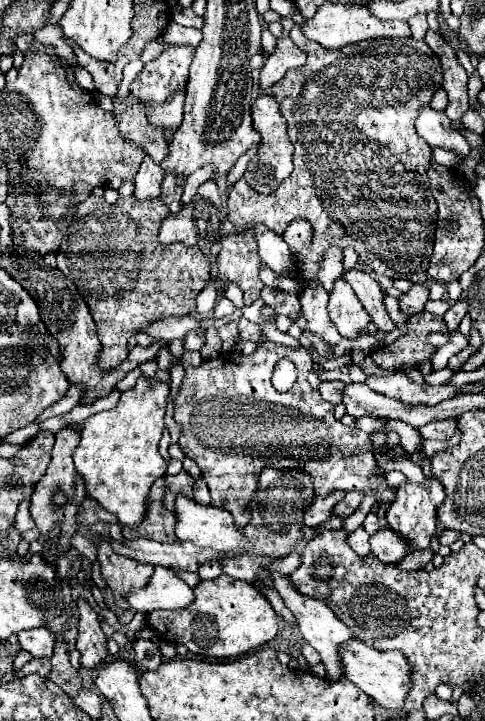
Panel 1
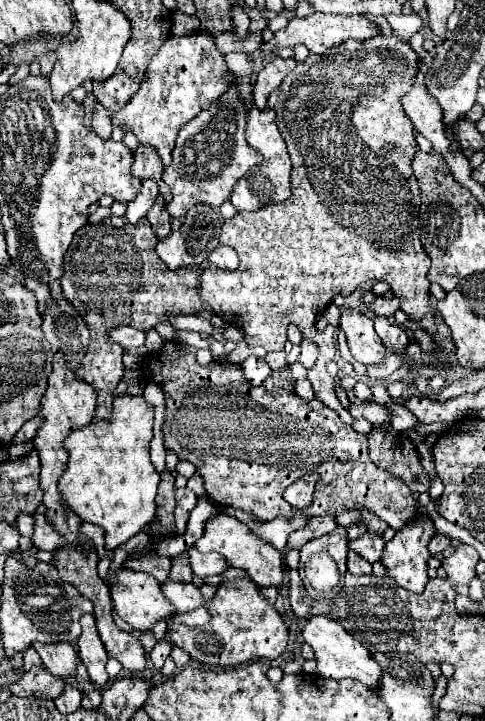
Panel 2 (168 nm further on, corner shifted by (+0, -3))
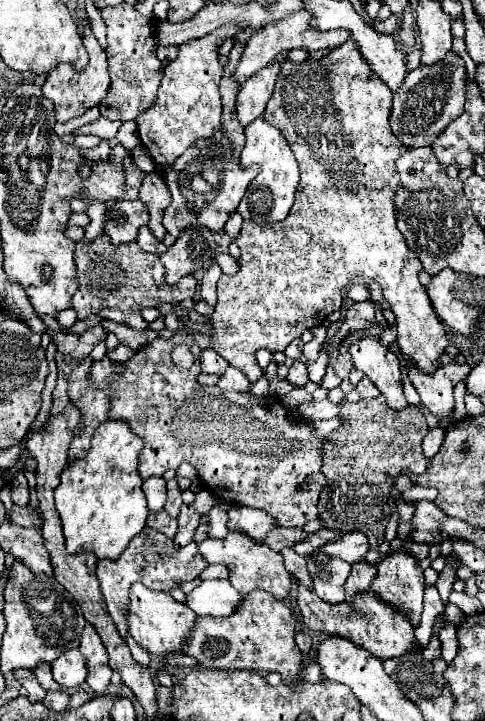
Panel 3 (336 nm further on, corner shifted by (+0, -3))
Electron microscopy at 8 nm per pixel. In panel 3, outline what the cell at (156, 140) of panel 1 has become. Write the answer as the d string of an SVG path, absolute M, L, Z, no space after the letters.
M152 172L144 178L144 184L140 188L138 198L146 204L146 210L150 214L148 228L152 230L156 240L164 240L166 230L162 226L162 216L170 204L170 192L168 192L168 188L166 188L166 184L158 172Z

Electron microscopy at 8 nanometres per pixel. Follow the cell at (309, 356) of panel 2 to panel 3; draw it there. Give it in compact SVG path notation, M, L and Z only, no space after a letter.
M296 360L296 362L292 364L286 380L288 380L290 384L294 384L294 386L304 386L304 384L308 382L308 368L306 368L300 360Z

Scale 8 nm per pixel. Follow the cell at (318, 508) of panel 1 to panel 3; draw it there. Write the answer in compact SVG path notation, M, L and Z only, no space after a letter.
M230 506L228 510L228 530L240 530L254 540L266 538L268 530L274 530L276 524L268 518L266 512L246 506Z

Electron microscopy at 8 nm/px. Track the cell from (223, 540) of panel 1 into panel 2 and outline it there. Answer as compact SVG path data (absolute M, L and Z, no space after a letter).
M228 514L212 516L206 522L204 536L200 538L200 542L196 542L196 548L200 552L218 552L218 554L222 554L230 562L230 566L244 568L258 586L282 586L282 582L284 582L284 568L282 568L280 552L274 546L266 544L264 540L256 538L252 534L252 530L234 516L228 516Z

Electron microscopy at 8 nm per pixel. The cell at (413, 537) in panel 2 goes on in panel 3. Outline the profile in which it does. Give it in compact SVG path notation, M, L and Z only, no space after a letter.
M394 552L378 564L378 574L372 582L374 594L406 614L416 628L422 614L424 574L420 562L406 552Z

